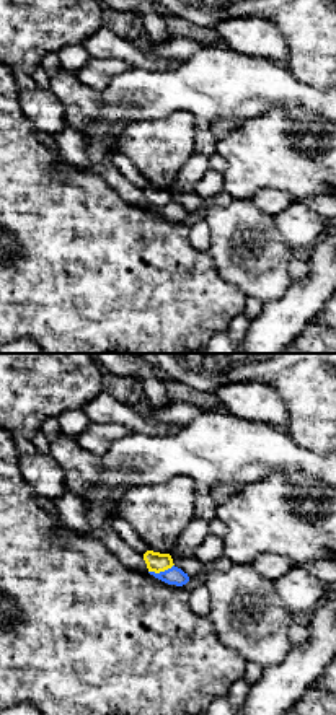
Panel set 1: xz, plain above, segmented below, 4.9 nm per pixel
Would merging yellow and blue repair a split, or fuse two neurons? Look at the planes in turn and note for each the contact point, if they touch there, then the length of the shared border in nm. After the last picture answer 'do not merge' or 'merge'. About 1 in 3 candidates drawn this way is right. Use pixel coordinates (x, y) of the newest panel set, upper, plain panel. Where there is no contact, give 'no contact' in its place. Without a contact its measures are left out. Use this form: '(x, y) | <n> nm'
(160, 206) | 130 nm

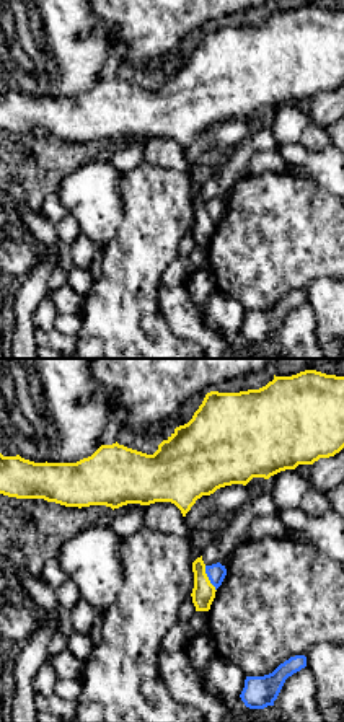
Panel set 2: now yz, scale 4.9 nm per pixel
(207, 214) | 140 nm

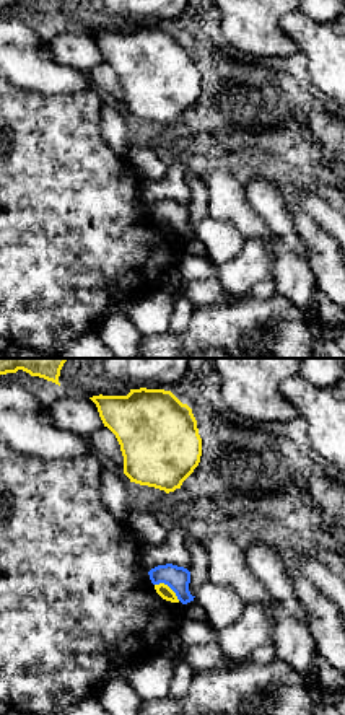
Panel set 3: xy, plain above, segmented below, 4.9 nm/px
(168, 222) | 150 nm

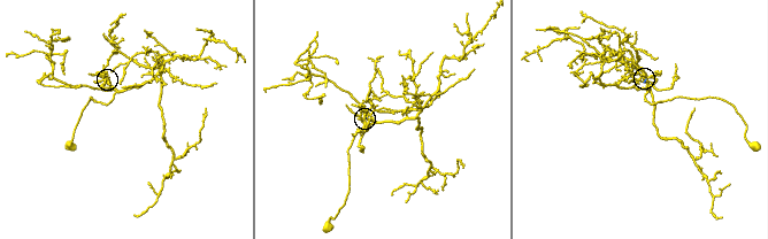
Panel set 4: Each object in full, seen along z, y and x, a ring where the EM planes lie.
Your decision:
do not merge

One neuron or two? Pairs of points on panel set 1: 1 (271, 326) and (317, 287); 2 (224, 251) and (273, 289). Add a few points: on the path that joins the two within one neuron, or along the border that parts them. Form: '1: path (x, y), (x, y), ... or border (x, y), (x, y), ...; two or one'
1: path (282, 320), (305, 298); one
2: path (235, 256), (261, 277); one

